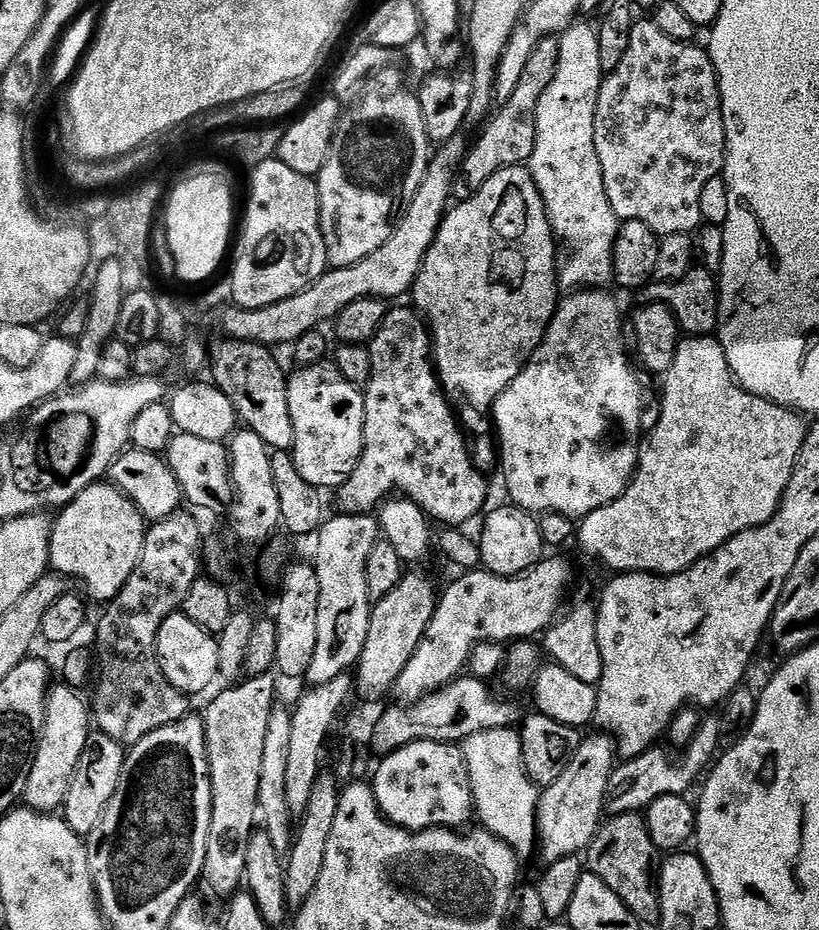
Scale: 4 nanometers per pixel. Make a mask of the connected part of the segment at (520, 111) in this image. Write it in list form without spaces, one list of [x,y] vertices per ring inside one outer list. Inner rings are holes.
[[[556,36],[543,37],[536,43],[526,62],[526,70],[522,70],[522,78],[518,78],[518,86],[514,86],[514,94],[495,109],[494,115],[483,125],[484,133],[477,138],[476,145],[467,149],[462,165],[462,184],[464,180],[468,190],[483,186],[494,174],[498,174],[498,170],[527,165],[534,150],[538,98],[546,94],[546,86],[550,86],[554,78],[559,49]]]

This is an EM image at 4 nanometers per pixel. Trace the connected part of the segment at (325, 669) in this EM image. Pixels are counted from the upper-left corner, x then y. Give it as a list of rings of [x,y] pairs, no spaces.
[[[336,514],[336,517],[325,519],[320,525],[320,531],[315,537],[316,560],[314,567],[318,574],[318,646],[314,646],[314,662],[310,662],[310,670],[306,670],[303,679],[309,685],[325,684],[336,676],[343,676],[349,670],[355,669],[362,658],[362,650],[366,646],[366,630],[370,626],[370,614],[373,601],[368,599],[366,590],[366,562],[370,550],[382,533],[377,517],[372,514],[346,516]]]

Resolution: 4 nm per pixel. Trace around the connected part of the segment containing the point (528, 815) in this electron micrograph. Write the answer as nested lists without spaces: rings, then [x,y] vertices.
[[[516,728],[482,730],[462,741],[464,761],[468,764],[468,777],[472,787],[475,815],[487,831],[516,852],[517,857],[533,855],[537,847],[536,807],[540,801],[538,785],[524,769],[522,742]]]

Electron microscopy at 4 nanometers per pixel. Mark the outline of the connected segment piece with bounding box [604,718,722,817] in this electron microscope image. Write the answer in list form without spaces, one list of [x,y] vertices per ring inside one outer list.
[[[704,718],[701,719],[700,728],[697,729],[692,741],[681,751],[684,753],[681,754],[680,760],[672,761],[672,756],[666,749],[653,746],[642,754],[627,757],[623,762],[617,763],[606,786],[604,806],[607,815],[613,817],[627,812],[643,813],[654,798],[666,794],[685,795],[689,791],[687,788],[696,778],[696,772],[703,773],[709,767],[721,747],[720,743],[722,744],[722,737],[719,732],[719,719]]]

